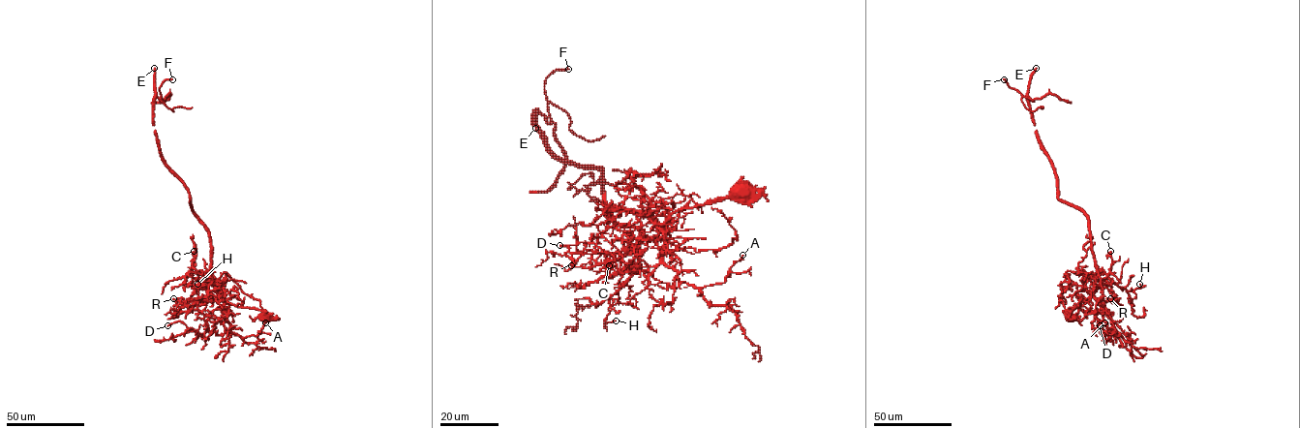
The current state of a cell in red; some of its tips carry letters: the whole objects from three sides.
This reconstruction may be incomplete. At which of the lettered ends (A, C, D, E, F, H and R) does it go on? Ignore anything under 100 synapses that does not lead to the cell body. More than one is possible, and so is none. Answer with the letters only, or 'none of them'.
E, F

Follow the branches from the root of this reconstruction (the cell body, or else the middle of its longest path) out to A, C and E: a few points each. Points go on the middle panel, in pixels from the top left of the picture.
A: (736, 191), (675, 211), (664, 224), (663, 261), (680, 281), (705, 288), (723, 283), (742, 255)
C: (736, 191), (679, 209), (662, 235), (643, 238), (611, 263), (606, 259), (609, 265)
E: (736, 191), (641, 240), (606, 214), (602, 170), (560, 160), (538, 112), (535, 128)

